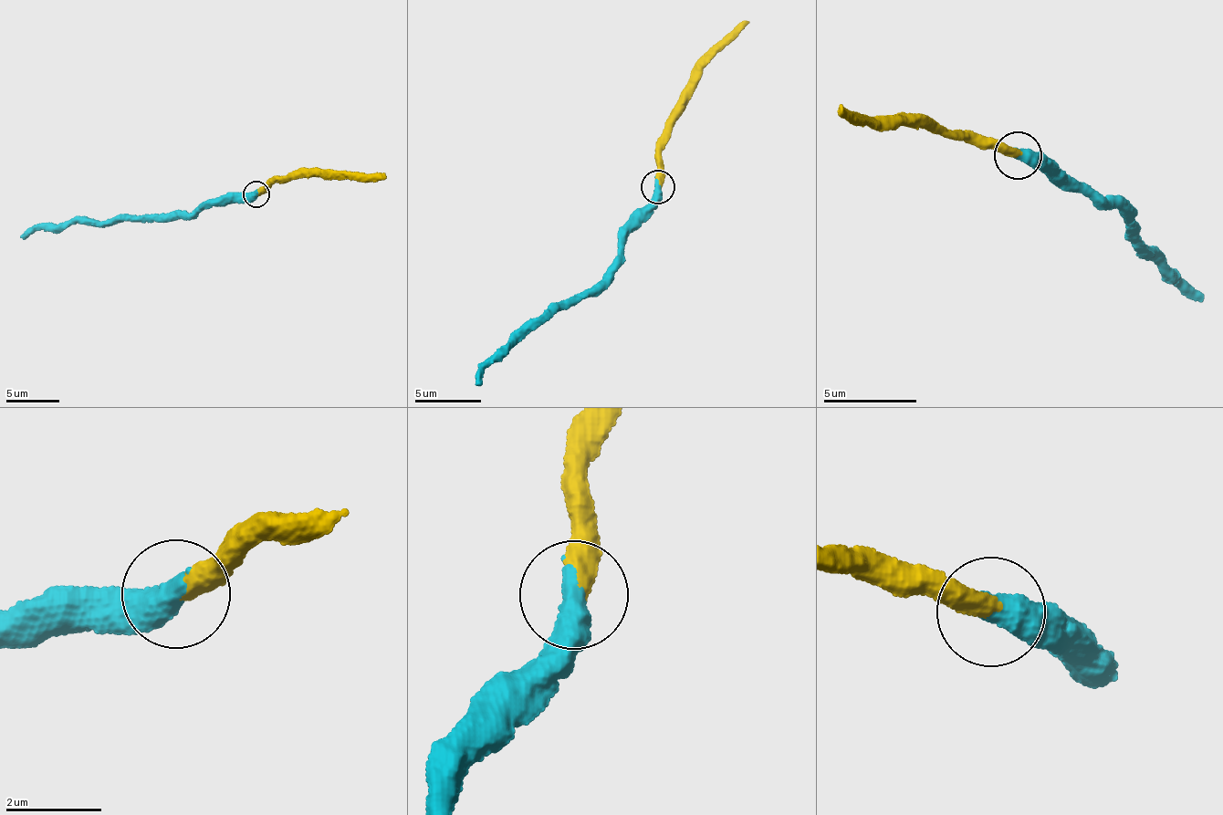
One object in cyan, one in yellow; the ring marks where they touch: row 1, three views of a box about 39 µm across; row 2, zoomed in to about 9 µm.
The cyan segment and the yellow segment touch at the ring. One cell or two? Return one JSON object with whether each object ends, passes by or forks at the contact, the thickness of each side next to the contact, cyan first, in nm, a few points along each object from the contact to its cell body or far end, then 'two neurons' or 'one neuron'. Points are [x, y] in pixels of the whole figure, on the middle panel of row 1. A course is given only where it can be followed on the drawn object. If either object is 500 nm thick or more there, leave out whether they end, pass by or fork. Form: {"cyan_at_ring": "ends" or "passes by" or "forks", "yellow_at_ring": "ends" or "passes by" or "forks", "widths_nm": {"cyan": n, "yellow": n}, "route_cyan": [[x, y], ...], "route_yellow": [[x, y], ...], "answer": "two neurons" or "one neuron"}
{"widths_nm": {"cyan": 600, "yellow": 400}, "route_cyan": [[657, 185], [654, 210], [627, 235], [624, 260], [576, 297], [559, 301], [484, 370], [475, 385]], "route_yellow": [[657, 185], [662, 133], [690, 74], [749, 22]], "answer": "two neurons"}

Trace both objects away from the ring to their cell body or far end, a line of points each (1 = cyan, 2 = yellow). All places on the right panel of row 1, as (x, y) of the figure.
1: (1016, 156), (1048, 162), (1068, 180), (1102, 197), (1130, 226), (1126, 235), (1200, 300)
2: (1016, 156), (881, 120), (842, 114)

